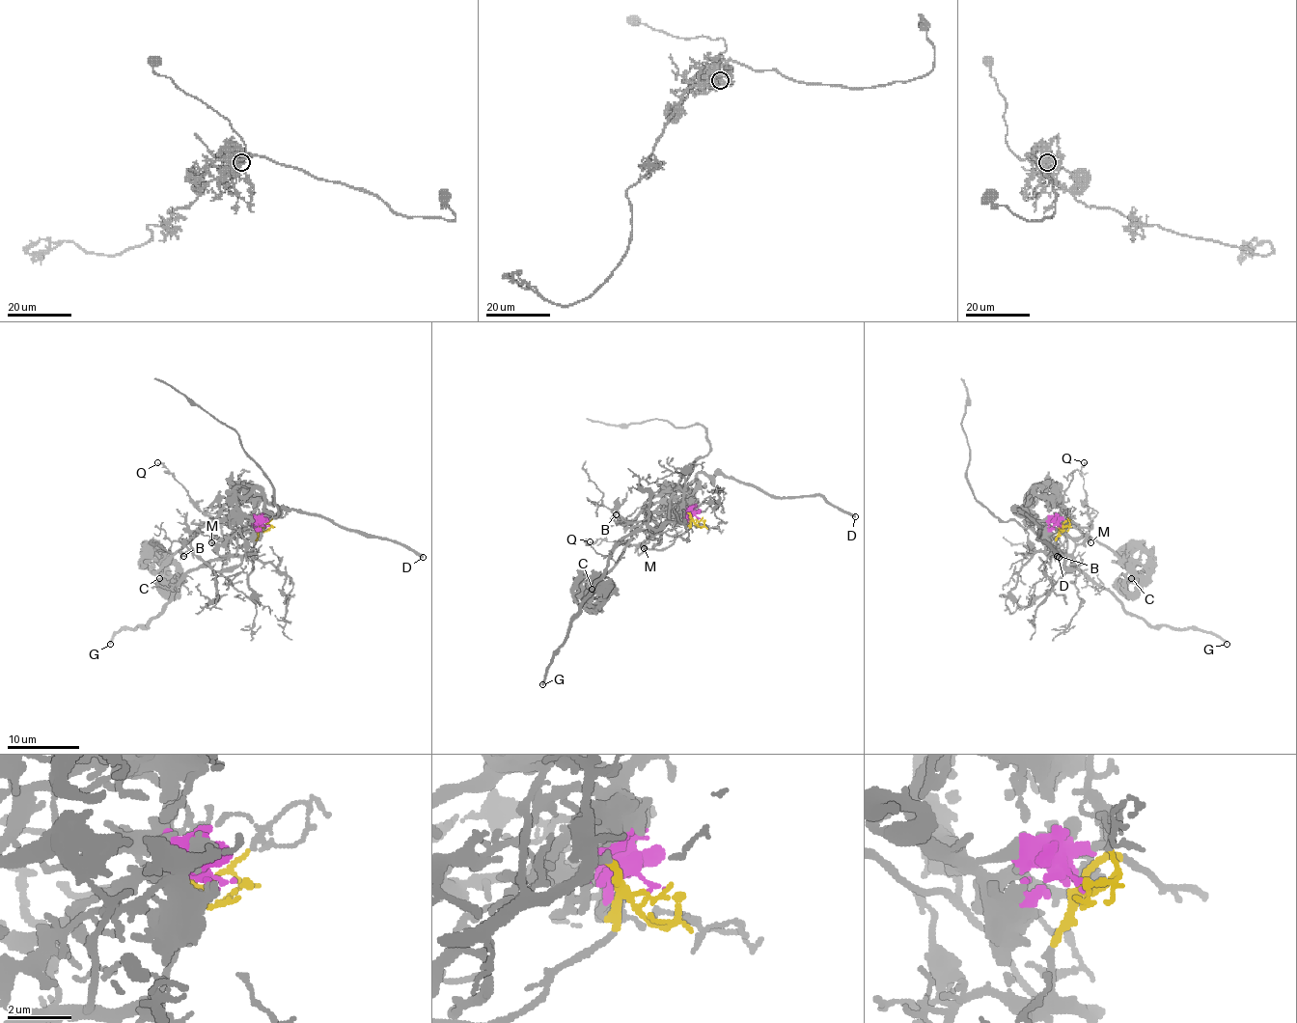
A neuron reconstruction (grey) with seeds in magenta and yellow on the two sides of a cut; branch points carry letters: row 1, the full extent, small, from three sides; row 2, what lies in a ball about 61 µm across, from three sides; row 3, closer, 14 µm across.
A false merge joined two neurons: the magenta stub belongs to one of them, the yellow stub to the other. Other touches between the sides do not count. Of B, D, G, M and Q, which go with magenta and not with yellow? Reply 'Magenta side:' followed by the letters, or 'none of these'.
Magenta side: D, M

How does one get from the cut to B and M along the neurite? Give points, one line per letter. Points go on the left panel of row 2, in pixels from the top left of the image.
B: (264, 529), (252, 550), (237, 565), (225, 570), (208, 566), (188, 550), (181, 550), (183, 556)
M: (264, 527), (239, 527), (223, 538), (212, 536), (212, 543)

